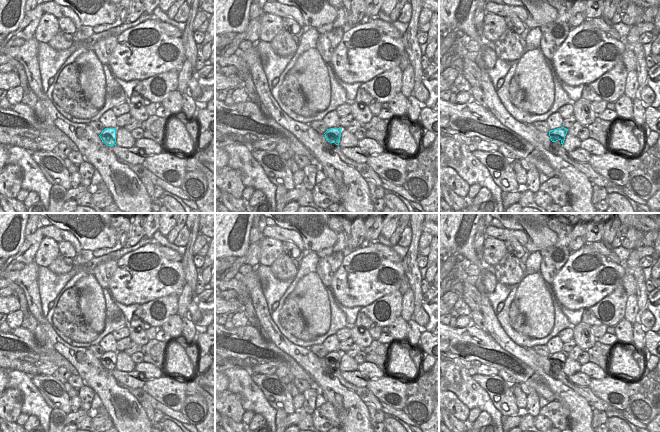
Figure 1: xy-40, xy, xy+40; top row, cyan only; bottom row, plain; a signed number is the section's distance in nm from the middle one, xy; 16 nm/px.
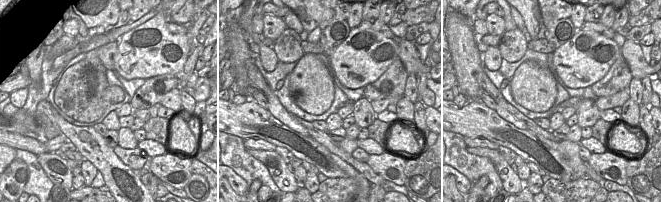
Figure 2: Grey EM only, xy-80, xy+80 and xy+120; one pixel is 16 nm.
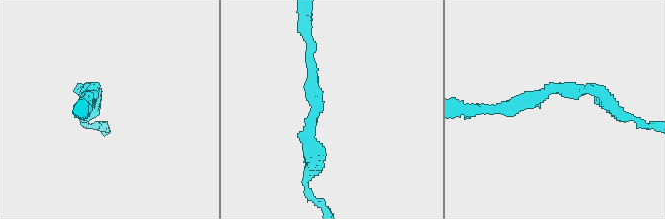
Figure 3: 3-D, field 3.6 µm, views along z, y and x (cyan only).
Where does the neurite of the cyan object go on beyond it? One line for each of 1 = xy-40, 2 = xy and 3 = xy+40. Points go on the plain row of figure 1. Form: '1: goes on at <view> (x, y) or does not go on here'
1: does not go on here
2: does not go on here
3: does not go on here

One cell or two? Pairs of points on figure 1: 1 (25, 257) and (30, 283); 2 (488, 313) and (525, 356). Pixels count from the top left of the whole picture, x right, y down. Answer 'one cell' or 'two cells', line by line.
1: two cells
2: one cell

